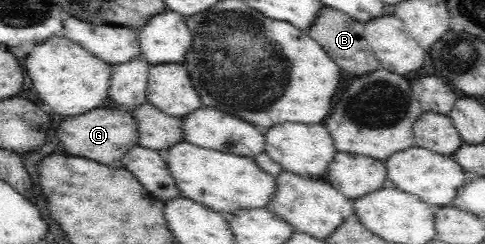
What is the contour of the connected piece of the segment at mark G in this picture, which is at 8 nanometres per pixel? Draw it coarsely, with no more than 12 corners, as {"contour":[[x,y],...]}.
{"contour":[[101,106],[64,119],[65,154],[117,166],[138,144],[128,109]]}

